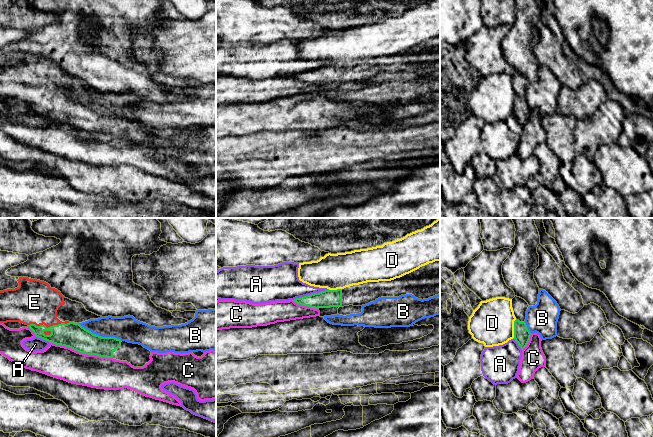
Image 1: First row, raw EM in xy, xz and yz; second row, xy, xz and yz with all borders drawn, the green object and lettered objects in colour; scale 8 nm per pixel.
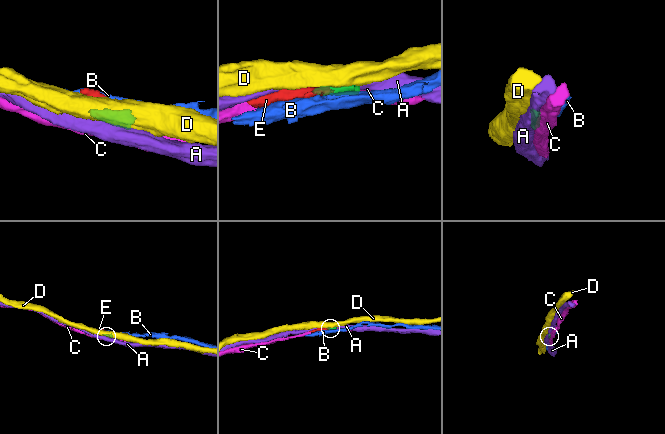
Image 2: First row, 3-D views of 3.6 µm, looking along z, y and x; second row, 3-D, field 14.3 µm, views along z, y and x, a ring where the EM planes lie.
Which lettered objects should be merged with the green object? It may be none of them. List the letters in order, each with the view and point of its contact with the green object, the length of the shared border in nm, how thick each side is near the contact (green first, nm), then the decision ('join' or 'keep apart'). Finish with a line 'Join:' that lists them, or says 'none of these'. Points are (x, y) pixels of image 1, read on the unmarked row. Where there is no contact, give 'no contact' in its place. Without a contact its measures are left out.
A: meets green in xz at (311, 70); contact 300 nm long; 140 nm thick on the green side, 280 nm on the other; keep apart
B: meets green in xy at (100, 112); contact 380 nm long; 200 nm thick on the green side, 200 nm on the other; keep apart
C: meets green in xy at (81, 128); contact 550 nm long; 200 nm thick on the green side, 260 nm on the other; keep apart
D: meets green in yz at (514, 105); contact 160 nm long; 130 nm thick on the green side, 360 nm on the other; keep apart
E: meets green in xy at (48, 103); contact 340 nm long; 200 nm thick on the green side, 360 nm on the other; join
Join: E

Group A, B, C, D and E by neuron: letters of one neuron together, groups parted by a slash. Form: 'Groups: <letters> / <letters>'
Groups: A / B / C / D / E

